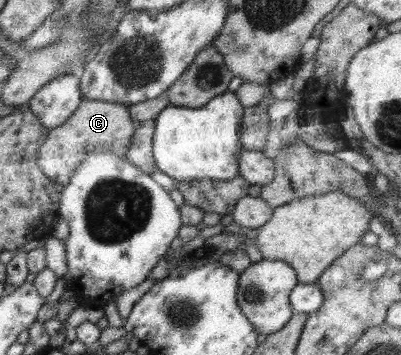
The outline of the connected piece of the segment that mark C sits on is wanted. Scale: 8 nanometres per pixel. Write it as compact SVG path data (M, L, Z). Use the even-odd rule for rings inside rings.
M83 99L79 108L65 123L50 129L45 141L37 151L37 165L41 171L55 184L67 185L73 172L90 153L98 151L99 147L113 149L117 137L121 139L119 147L123 153L131 147L131 138L136 130L134 119L129 114L129 109L123 104L115 104L105 100Z

